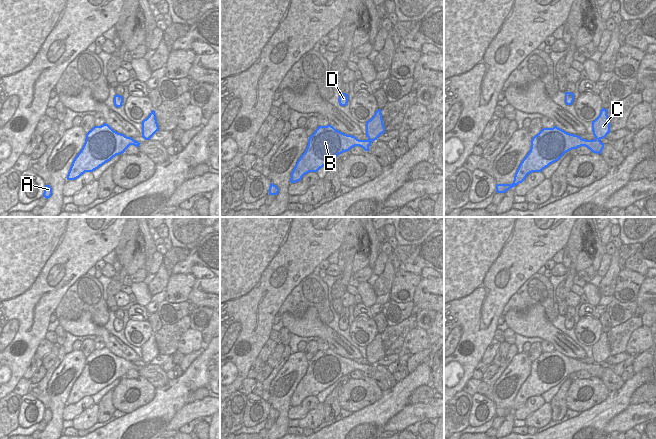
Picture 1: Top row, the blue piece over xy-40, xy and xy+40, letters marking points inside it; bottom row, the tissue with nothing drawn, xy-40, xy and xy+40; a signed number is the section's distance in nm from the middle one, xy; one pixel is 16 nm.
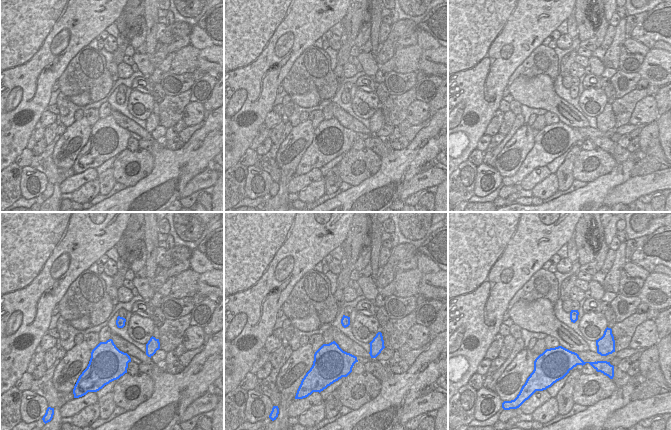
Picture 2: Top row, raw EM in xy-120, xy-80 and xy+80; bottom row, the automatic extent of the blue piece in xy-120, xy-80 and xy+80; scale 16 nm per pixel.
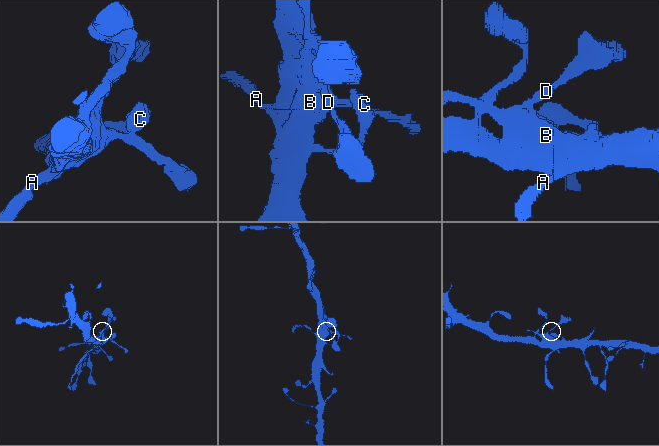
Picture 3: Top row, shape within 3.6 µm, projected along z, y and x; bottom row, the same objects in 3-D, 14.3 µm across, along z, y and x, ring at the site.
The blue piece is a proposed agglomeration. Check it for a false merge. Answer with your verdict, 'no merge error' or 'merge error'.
no merge error

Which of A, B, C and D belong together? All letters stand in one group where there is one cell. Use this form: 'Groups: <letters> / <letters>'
Groups: A B C D

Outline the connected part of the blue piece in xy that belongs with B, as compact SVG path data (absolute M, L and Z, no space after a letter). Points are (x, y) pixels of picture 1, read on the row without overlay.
M381 333L366 346L367 364L359 364L355 360L344 358L330 348L318 350L309 361L305 376L297 385L290 406L295 407L309 396L317 396L320 392L334 384L339 378L349 375L355 370L369 375L371 367L385 356Z

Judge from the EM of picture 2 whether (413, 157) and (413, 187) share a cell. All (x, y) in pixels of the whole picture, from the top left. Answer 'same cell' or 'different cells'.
different cells

